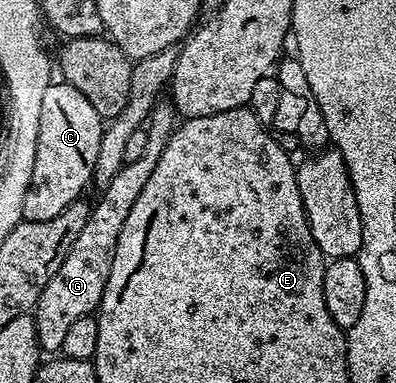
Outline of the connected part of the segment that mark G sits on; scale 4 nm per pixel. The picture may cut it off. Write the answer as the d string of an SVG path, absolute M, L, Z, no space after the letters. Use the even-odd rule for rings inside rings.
M160 102L152 110L148 123L145 125L148 134L148 146L144 148L144 155L136 158L136 162L125 162L121 170L108 182L108 186L101 189L98 201L93 201L88 222L84 222L84 230L76 237L76 242L72 242L72 250L60 262L60 270L52 274L52 282L44 286L44 294L40 294L38 305L35 306L32 313L34 325L36 326L36 338L38 347L43 353L58 354L62 351L62 343L68 335L69 328L72 327L79 318L97 313L98 304L104 298L104 286L108 286L108 270L112 270L112 258L116 250L116 242L120 238L120 230L124 230L124 221L128 218L128 213L132 211L132 206L136 198L140 198L140 193L144 190L144 185L148 183L148 178L152 178L152 170L156 170L156 162L160 162L160 154L164 154L164 146L170 141L170 133L176 127L176 113L173 103Z

